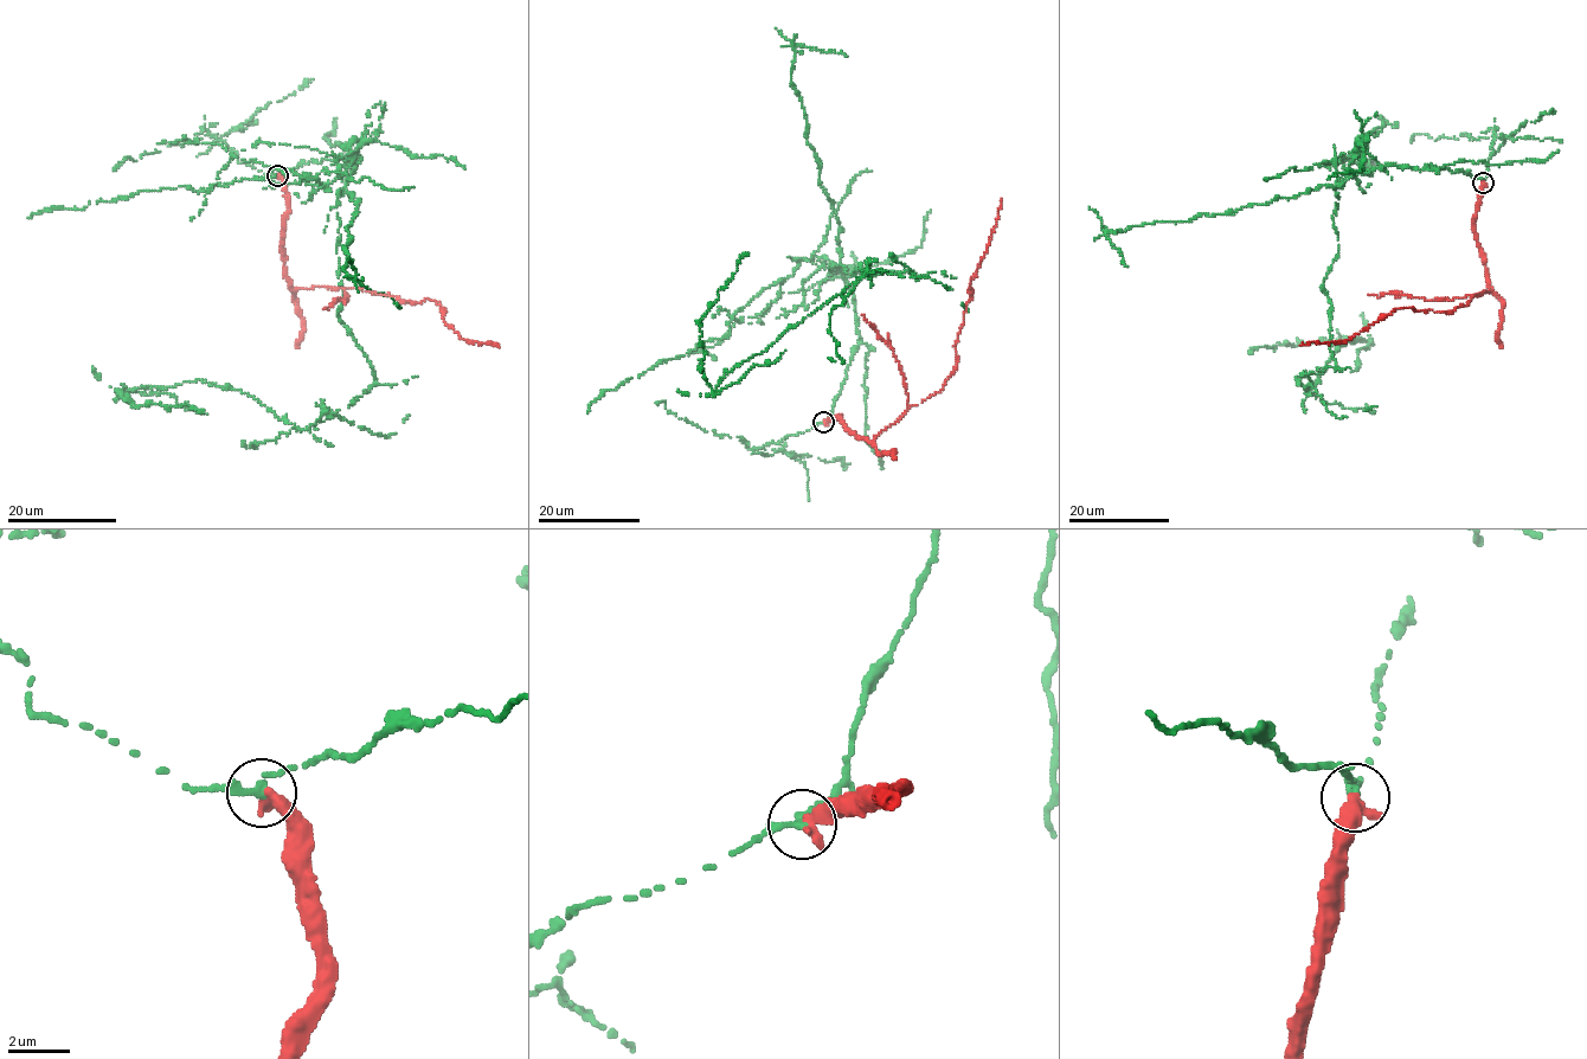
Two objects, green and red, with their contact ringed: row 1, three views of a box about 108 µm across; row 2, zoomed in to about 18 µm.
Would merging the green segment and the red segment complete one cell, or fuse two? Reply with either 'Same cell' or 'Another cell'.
Another cell

